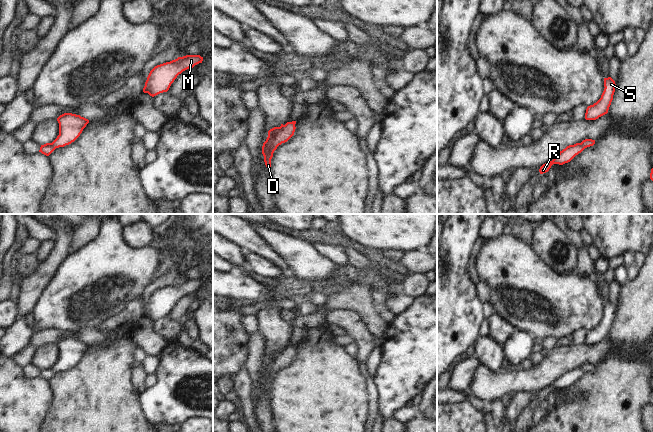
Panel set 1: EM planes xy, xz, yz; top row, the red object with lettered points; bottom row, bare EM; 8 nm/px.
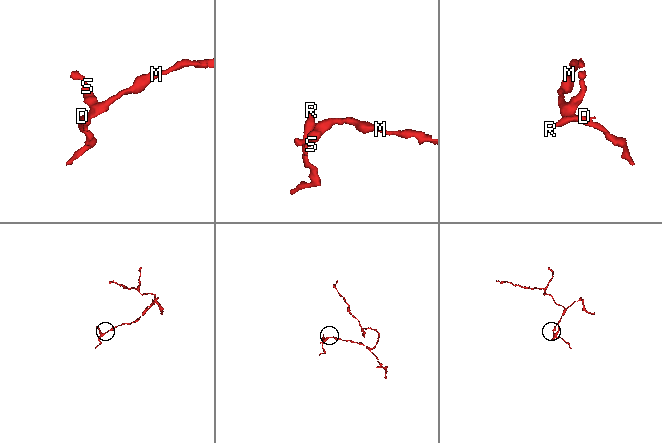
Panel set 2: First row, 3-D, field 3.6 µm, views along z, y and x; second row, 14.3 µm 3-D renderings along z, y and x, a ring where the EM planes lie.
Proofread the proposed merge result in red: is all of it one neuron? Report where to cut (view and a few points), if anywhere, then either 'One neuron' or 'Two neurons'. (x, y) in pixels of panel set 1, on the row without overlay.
No split. One neuron

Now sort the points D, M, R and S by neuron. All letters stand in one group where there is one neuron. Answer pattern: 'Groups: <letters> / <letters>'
Groups: D M R S

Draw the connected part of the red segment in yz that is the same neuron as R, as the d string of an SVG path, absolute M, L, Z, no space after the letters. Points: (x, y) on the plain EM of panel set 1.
M585 363L581 367L576 367L574 369L567 370L565 373L560 375L559 378L556 379L552 385L543 388L540 391L540 398L548 396L553 388L563 389L565 387L570 386L576 379L581 377L585 372L593 370L594 368L595 364Z

